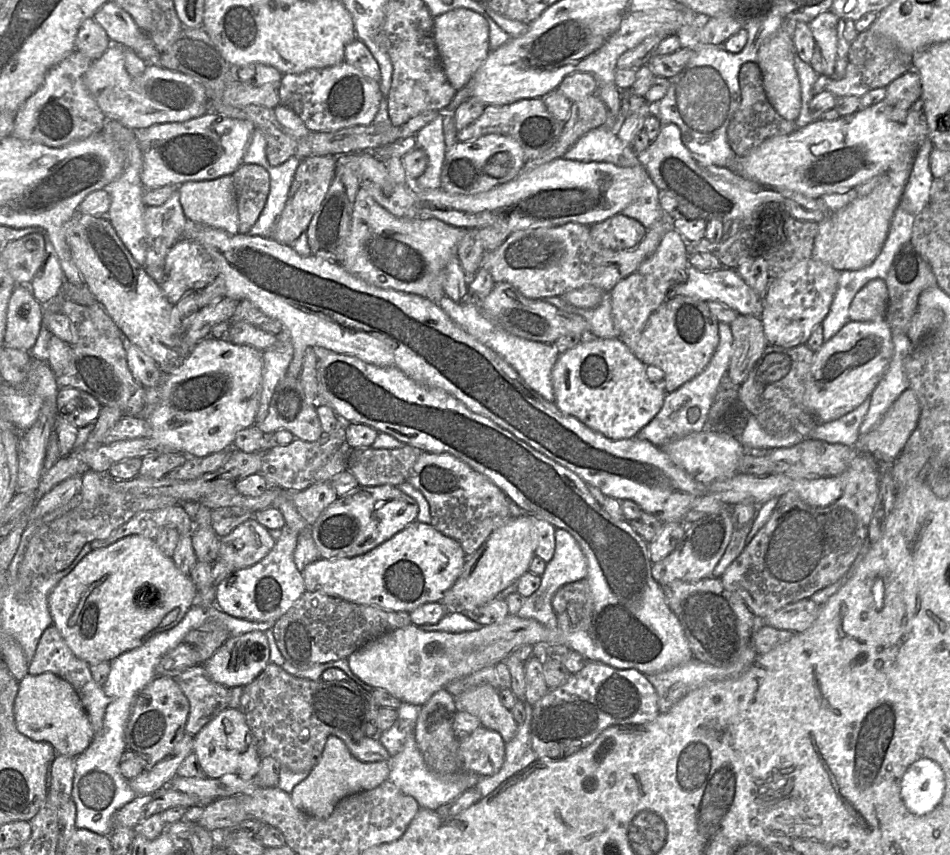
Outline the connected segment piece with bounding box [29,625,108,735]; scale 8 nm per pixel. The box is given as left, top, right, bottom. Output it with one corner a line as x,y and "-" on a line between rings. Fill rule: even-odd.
51,625
43,633
35,656
29,665
29,673
32,675
45,672
52,672
72,684
88,715
94,734
99,733
103,728
105,712
108,705
104,688
94,680
90,665
74,654
55,625

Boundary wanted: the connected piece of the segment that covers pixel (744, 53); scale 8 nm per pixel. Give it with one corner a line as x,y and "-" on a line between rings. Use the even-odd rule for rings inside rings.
766,15
765,18
751,19
742,28
748,33
747,43
743,50
736,54
727,52
723,45
693,45
695,47
694,56
680,73
669,78
669,88
666,95
657,103
655,113
662,125
674,124
679,128
682,143
696,155
699,162
729,169
734,165
738,156
728,143
727,128
741,103
740,68
747,62
758,63
760,47
777,33
782,22
783,18
779,15

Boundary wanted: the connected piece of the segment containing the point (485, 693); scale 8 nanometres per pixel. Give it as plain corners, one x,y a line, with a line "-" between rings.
490,684
467,689
456,698
458,710
464,710
476,716
483,727
498,732
505,743
511,741
518,725
511,711
499,700
499,690

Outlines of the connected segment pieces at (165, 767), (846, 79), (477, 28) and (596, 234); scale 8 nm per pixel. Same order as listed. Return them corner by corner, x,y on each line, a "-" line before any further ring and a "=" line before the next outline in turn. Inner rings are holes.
185,734
176,743
172,752
157,762
150,770
143,771
130,781
130,786
137,795
155,793
164,787
172,778
180,764
193,753
194,736
=
868,28
864,32
858,33
851,43
843,78
835,80
825,75
819,75
813,86
813,95
827,91
838,98
844,96
862,97
873,89
886,88
910,69
912,69
912,55
903,52
889,37
=
465,8
451,10
434,17
433,37
444,72
451,86
455,90
466,86
490,52
489,28
484,17
=
623,214
590,226
590,234
595,242
614,251
635,248
644,239
646,231
640,222

